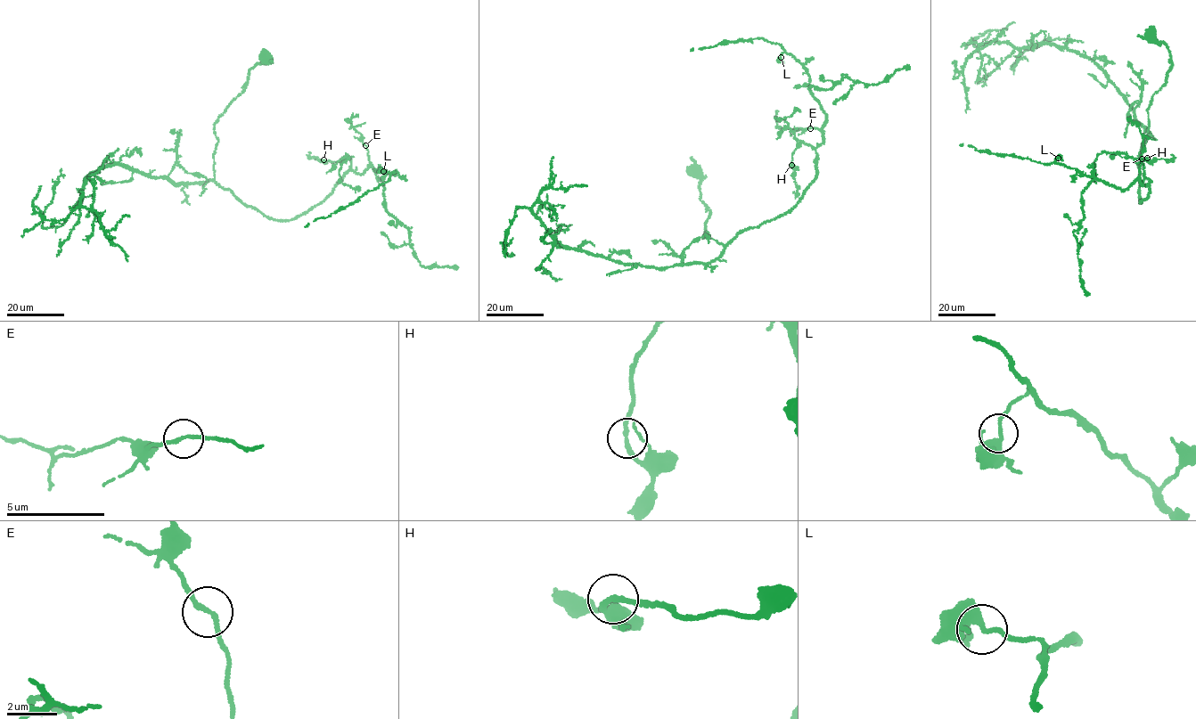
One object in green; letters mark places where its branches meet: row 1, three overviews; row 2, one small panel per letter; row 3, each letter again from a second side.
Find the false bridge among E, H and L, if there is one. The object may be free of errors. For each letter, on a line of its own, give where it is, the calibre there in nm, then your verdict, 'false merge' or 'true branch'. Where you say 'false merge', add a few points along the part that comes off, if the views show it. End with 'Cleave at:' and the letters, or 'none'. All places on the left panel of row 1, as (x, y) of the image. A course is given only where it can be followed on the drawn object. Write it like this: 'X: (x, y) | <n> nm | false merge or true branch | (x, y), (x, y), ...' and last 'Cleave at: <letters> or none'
E: (365, 145) | 170 nm | true branch
H: (323, 159) | 200 nm | true branch
L: (383, 171) | 260 nm | true branch
Cleave at: none

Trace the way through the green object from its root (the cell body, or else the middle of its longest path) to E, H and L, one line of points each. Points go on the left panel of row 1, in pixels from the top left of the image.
E: (266, 58), (215, 125), (214, 181), (288, 220), (348, 171), (363, 174), (365, 145)
H: (266, 58), (215, 125), (214, 181), (266, 216), (288, 220), (321, 202), (350, 168), (347, 156), (323, 159)
L: (266, 58), (215, 125), (214, 181), (288, 220), (349, 170), (371, 164), (379, 181), (396, 171), (383, 170)

